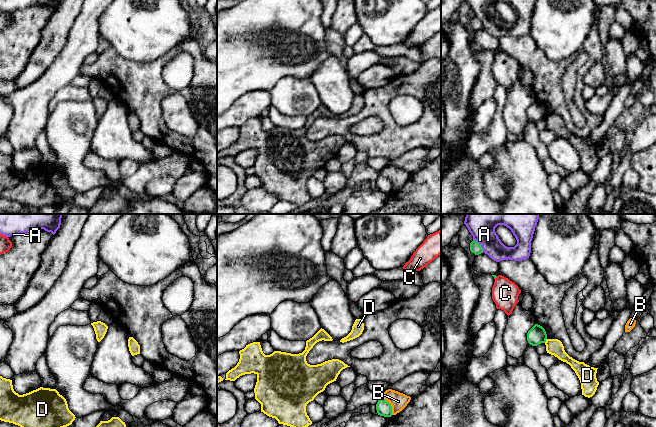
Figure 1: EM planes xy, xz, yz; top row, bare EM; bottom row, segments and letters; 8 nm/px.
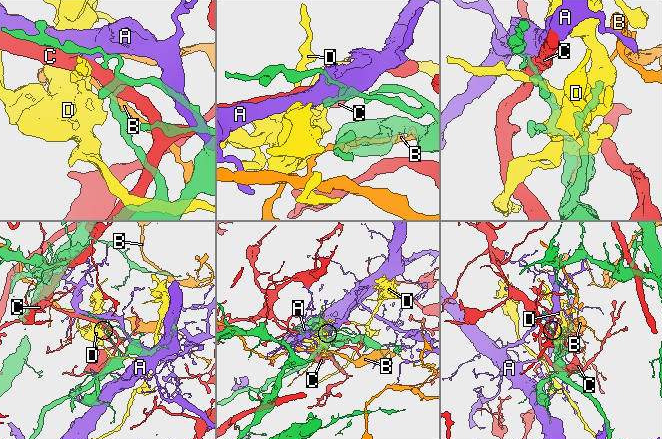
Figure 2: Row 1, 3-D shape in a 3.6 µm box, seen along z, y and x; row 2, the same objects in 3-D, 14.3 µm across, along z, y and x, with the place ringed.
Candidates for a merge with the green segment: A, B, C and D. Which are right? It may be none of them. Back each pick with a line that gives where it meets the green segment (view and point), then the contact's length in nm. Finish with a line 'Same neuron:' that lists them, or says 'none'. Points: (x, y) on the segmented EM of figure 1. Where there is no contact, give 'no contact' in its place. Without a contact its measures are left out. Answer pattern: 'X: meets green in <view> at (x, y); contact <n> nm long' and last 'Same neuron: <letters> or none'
Same neuron: none

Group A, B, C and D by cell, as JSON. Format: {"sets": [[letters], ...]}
{"sets": [["A"], ["B"], ["C"], ["D"]]}

